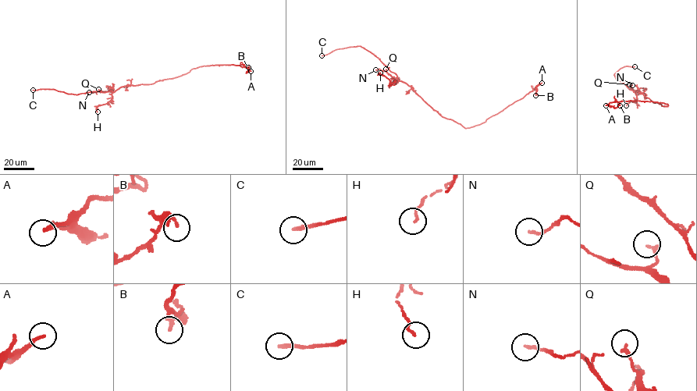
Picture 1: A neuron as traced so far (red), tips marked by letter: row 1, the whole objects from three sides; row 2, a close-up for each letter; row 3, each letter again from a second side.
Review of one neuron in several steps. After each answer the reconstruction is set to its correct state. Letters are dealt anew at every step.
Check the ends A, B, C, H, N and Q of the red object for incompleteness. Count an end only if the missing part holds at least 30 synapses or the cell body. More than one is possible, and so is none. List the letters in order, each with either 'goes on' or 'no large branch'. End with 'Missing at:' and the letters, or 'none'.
A: goes on
B: no large branch
C: goes on
H: no large branch
N: no large branch
Q: no large branch
Missing at: A, C

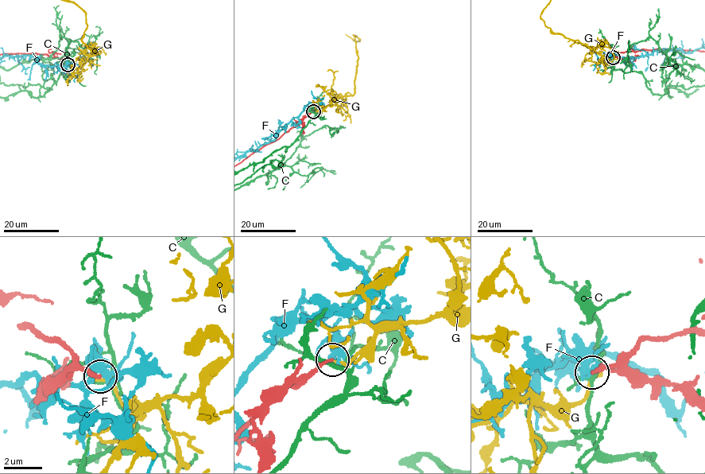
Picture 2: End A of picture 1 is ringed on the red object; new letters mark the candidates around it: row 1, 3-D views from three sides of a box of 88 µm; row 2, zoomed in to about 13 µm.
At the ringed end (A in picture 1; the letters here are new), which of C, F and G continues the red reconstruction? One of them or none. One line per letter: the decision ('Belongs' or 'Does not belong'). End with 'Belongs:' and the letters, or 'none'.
C: Does not belong
F: Does not belong
G: Does not belong
Belongs: none

